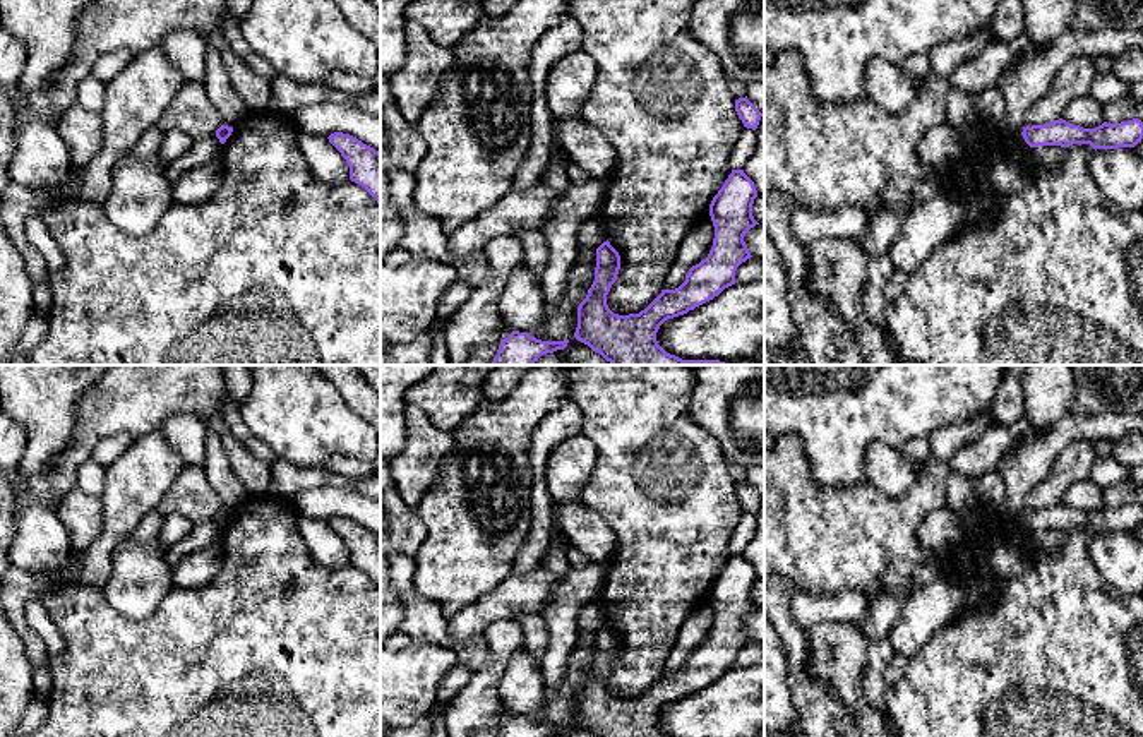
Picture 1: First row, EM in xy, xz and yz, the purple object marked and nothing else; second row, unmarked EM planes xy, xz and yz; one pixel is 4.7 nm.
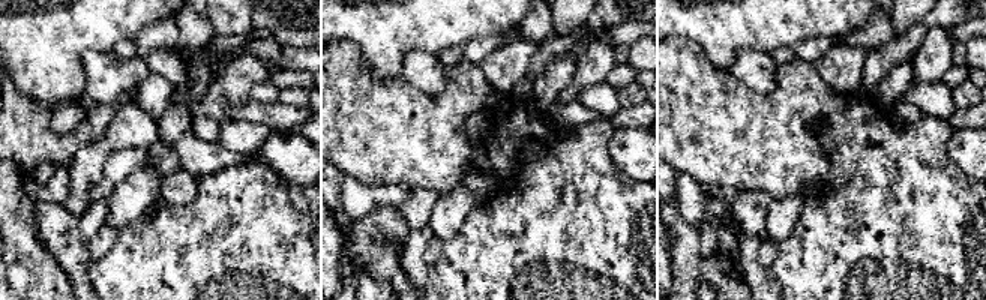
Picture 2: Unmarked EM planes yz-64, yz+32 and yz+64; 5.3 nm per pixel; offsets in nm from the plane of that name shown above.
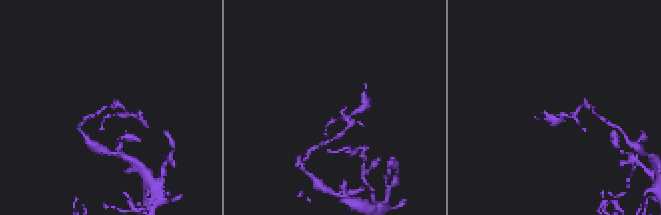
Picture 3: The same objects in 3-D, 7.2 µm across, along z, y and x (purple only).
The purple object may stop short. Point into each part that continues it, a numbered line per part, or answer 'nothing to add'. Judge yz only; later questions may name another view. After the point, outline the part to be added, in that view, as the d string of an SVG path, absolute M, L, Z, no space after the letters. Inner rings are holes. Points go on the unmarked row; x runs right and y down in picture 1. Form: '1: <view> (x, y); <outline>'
nothing to add

